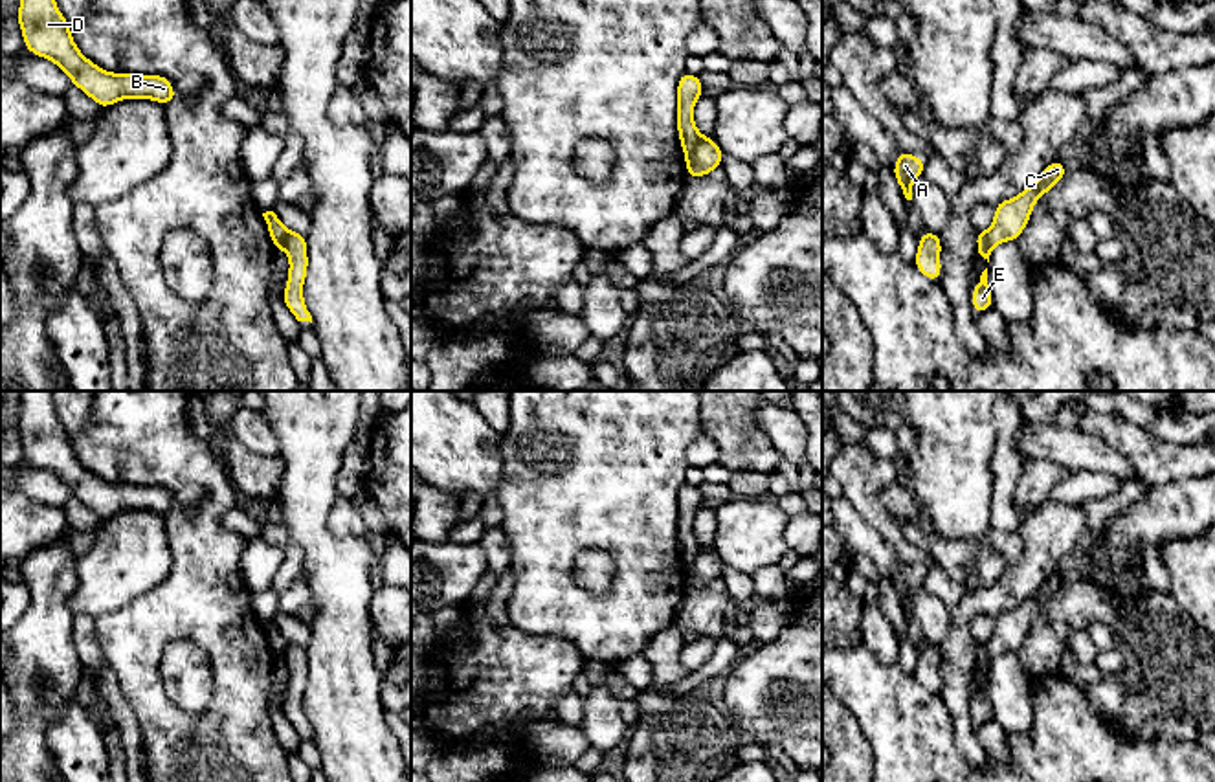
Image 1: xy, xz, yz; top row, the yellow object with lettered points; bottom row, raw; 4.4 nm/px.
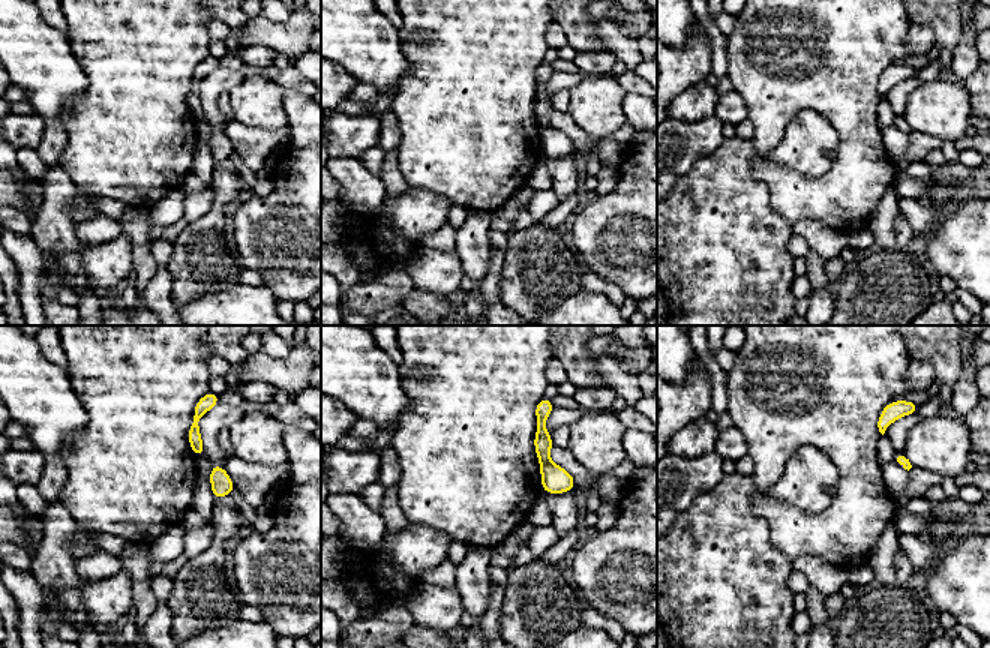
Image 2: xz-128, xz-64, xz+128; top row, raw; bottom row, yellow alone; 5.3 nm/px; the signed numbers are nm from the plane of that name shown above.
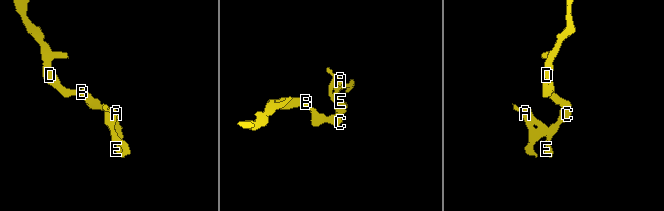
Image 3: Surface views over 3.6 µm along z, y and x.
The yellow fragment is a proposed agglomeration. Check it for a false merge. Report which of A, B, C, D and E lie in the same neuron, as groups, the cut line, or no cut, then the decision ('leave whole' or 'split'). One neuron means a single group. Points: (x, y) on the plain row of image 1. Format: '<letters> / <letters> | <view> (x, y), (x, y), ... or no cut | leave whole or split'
A / B C D E | xz (700, 546), (700, 551), (685, 566) | split

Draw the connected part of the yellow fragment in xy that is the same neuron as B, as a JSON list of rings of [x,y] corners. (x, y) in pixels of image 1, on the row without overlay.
[[[22,391],[20,400],[17,430],[24,459],[55,474],[101,519],[121,510],[176,512],[165,486],[112,485],[86,470],[72,450],[72,433],[55,417],[51,391]]]

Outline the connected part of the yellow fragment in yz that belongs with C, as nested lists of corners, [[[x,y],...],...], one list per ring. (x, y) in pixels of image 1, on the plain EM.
[[[1053,571],[1022,604],[995,617],[995,630],[987,642],[976,648],[978,665],[989,674],[991,661],[1006,652],[1017,652],[1024,642],[1035,613],[1066,587],[1065,575]]]

